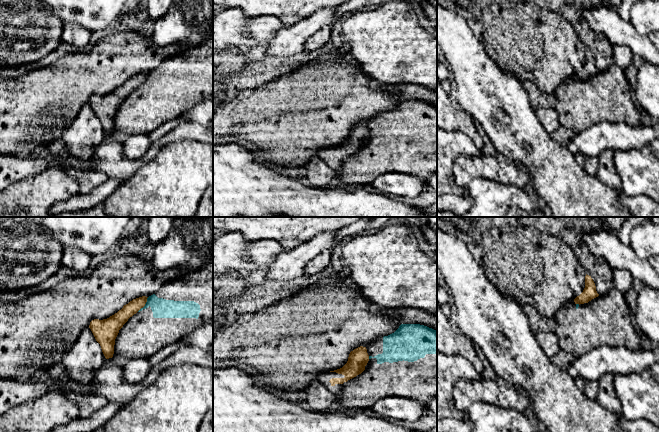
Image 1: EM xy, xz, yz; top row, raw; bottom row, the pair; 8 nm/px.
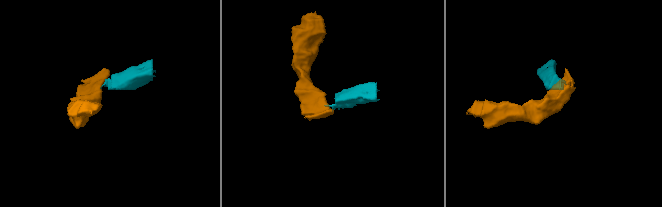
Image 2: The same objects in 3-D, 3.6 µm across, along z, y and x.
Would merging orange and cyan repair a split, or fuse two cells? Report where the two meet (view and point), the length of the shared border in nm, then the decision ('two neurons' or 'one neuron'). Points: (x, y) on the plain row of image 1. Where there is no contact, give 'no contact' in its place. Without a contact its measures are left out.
xy (144, 81) | 150 nm | two neurons

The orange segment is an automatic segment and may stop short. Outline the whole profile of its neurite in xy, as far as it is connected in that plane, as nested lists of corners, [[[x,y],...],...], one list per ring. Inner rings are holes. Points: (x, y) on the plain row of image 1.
[[[142,72],[133,75],[109,94],[103,96],[94,95],[90,98],[89,104],[91,105],[96,117],[100,120],[106,135],[113,133],[115,115],[119,106],[130,93],[145,82],[147,74],[148,73],[146,72]]]

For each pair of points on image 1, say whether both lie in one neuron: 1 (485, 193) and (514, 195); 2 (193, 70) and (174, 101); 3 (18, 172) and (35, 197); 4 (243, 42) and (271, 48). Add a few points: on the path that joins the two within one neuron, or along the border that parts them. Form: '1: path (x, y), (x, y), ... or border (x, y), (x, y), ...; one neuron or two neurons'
1: path (492, 195), (507, 195); one neuron
2: path (185, 78), (174, 89), (174, 93); one neuron
3: border (44, 169), (10, 185); two neurons
4: border (281, 28), (265, 46); two neurons

